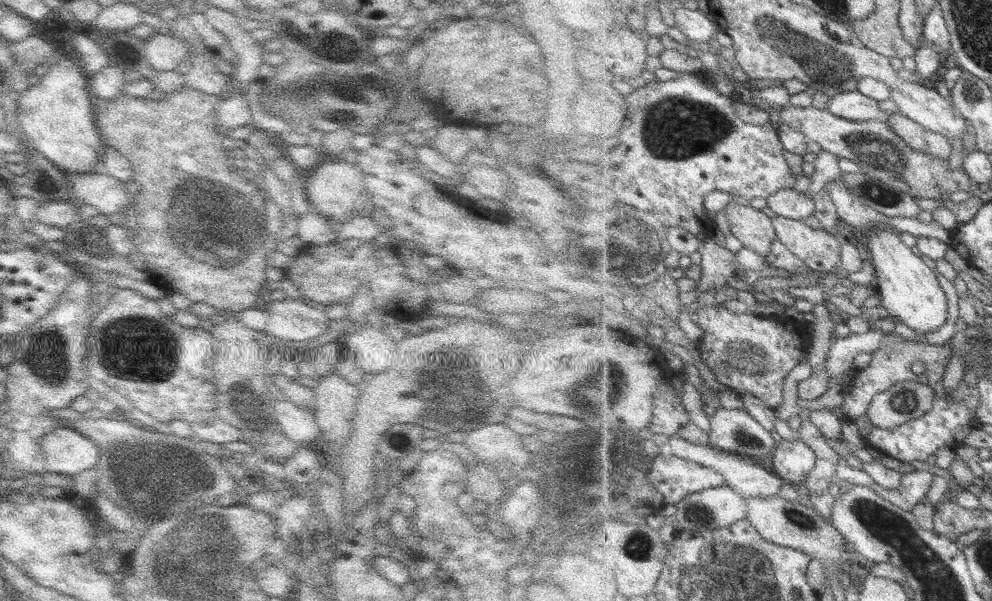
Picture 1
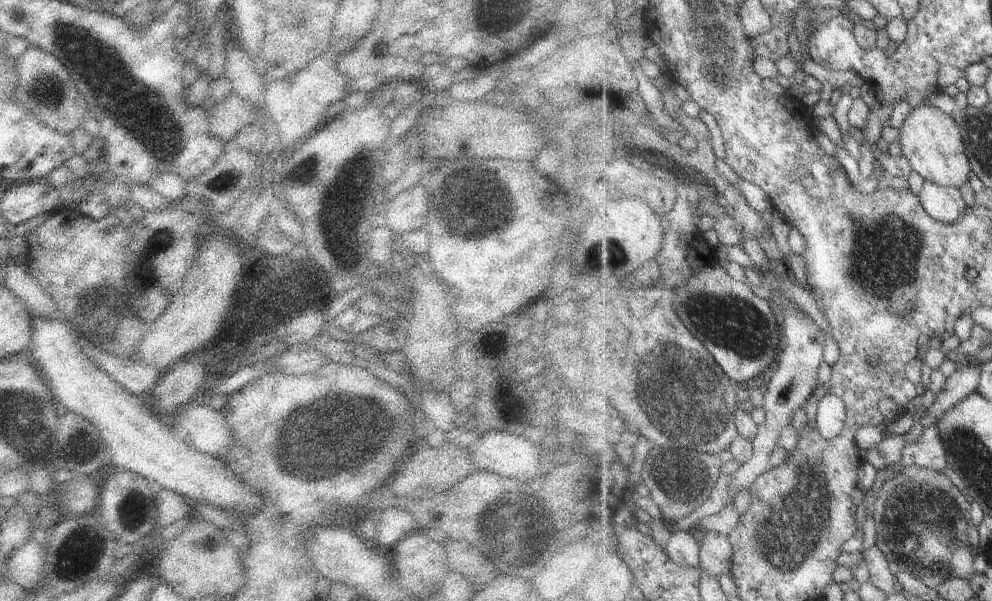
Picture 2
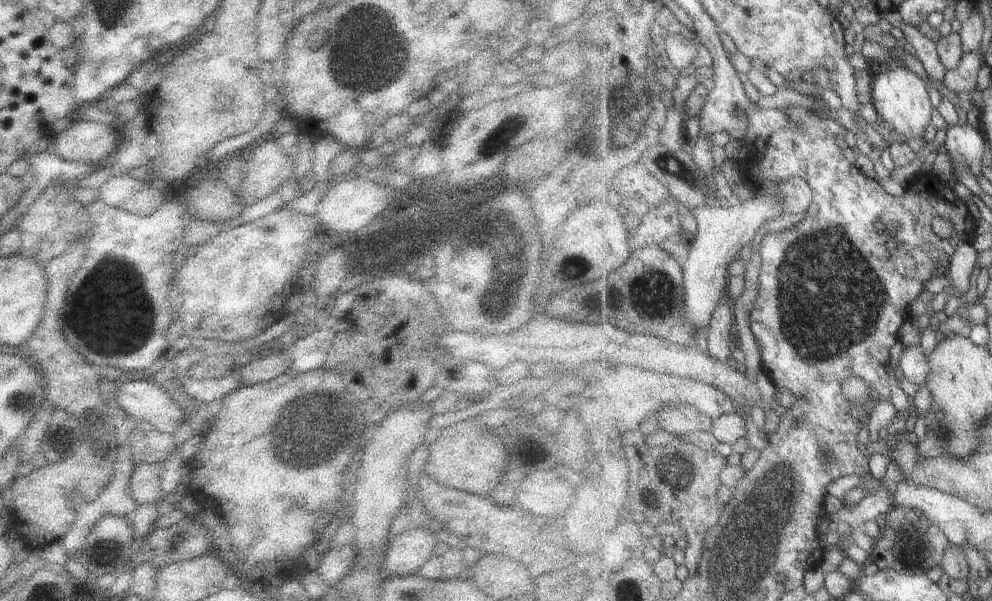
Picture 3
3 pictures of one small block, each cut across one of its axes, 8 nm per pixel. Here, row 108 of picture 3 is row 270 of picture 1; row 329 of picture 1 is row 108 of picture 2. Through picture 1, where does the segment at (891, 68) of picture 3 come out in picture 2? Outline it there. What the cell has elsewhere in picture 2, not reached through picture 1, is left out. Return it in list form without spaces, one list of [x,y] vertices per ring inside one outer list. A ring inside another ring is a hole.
[[[921,103],[913,107],[913,111],[903,121],[899,130],[901,136],[898,141],[903,146],[904,157],[925,181],[958,189],[968,182],[969,174],[973,170],[960,126],[957,126],[952,114],[945,114],[935,106]]]

